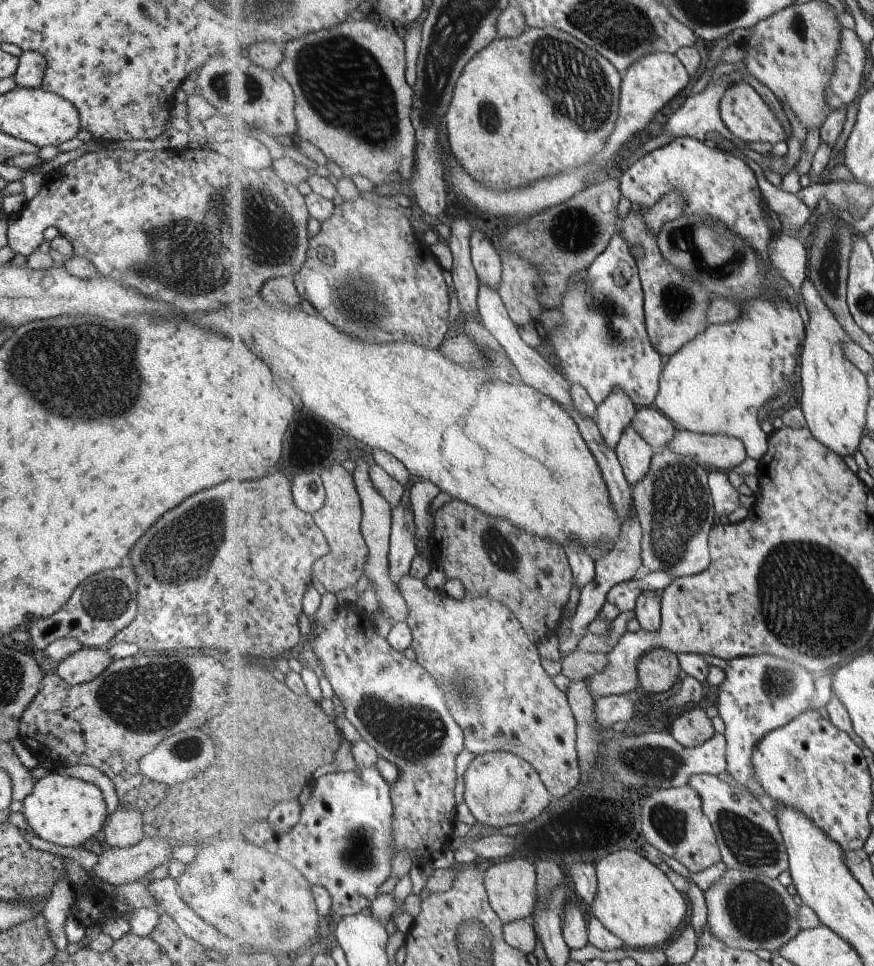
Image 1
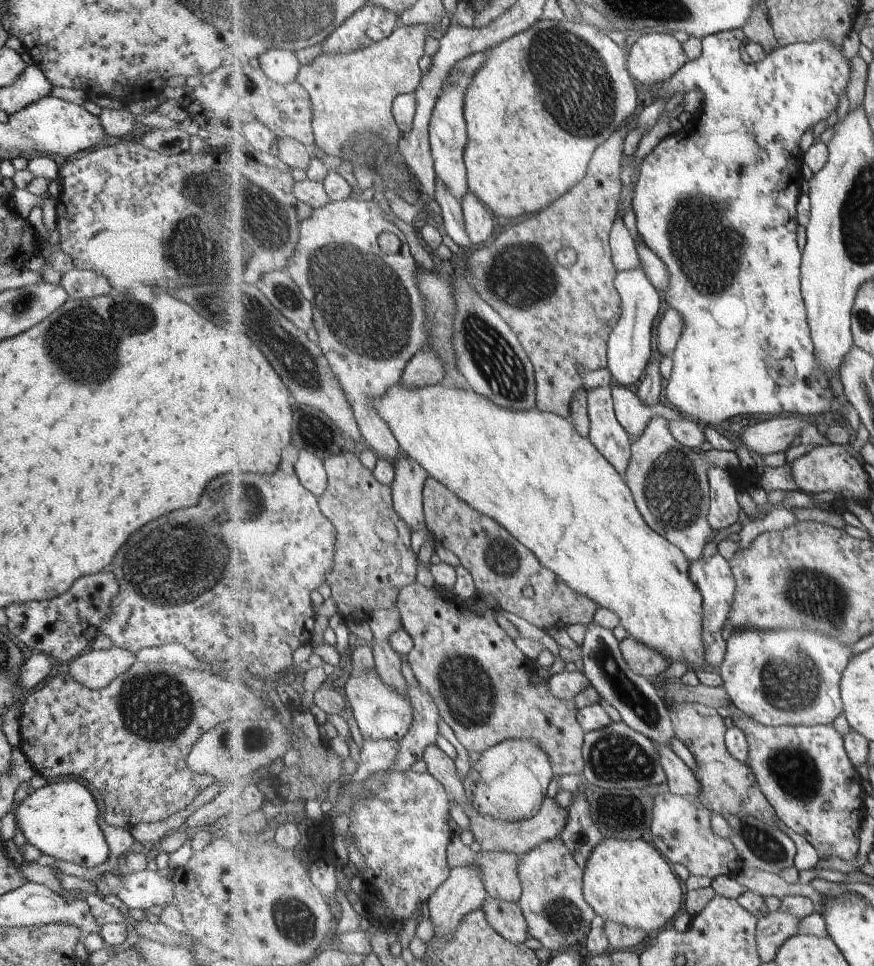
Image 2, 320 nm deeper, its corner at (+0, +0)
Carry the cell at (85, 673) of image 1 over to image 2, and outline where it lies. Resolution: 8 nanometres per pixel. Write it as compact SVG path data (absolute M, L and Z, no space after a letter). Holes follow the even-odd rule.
M121 647L88 648L68 663L68 673L80 685L97 690L105 688L135 661L134 653Z

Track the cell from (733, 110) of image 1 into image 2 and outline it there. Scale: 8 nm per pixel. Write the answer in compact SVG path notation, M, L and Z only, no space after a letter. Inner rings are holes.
M743 28L735 29L730 31L723 31L720 33L715 33L706 37L702 38L702 53L699 58L688 60L681 70L677 70L673 77L667 79L665 82L657 82L656 85L656 97L654 96L654 100L668 100L673 94L677 94L677 92L688 93L691 90L697 90L702 93L701 99L701 106L698 111L695 113L693 120L685 126L683 131L679 131L678 133L671 132L667 137L662 139L659 144L654 148L654 150L645 158L640 168L640 176L638 182L635 186L634 198L632 200L632 208L634 213L636 214L636 222L637 228L639 232L639 236L641 236L641 240L647 243L656 253L661 260L667 265L668 271L670 272L670 283L667 287L666 291L664 292L664 298L667 304L669 304L670 308L679 311L679 314L682 314L684 320L684 329L679 339L677 348L672 356L673 360L673 372L670 380L665 382L665 387L667 389L667 399L671 402L672 405L677 407L679 412L683 412L685 416L689 416L692 420L697 420L700 422L705 422L705 424L721 424L727 418L731 418L731 416L739 416L739 414L769 414L769 416L779 416L779 414L802 414L807 416L809 414L821 414L821 412L833 412L832 410L832 392L824 386L825 384L825 376L823 376L823 372L820 369L820 362L816 357L816 350L814 345L814 340L812 339L812 330L810 327L810 322L808 320L808 310L806 307L806 302L804 300L804 296L802 293L802 258L803 253L801 253L801 248L799 248L799 244L797 244L797 228L799 228L800 222L798 221L798 204L799 199L801 197L801 190L799 189L799 183L802 181L801 176L801 163L805 163L804 159L804 152L801 150L801 138L803 138L803 134L809 130L812 126L815 126L817 122L821 122L821 119L826 119L833 114L833 110L837 108L837 104L839 104L839 98L841 98L841 94L843 92L848 92L848 86L850 84L850 80L852 77L852 61L851 59L847 58L845 54L842 54L841 47L838 47L835 43L832 42L831 39L822 38L821 40L812 42L812 43L795 43L792 45L787 45L786 47L781 46L781 48L773 51L764 61L759 63L749 63L743 62L743 54L741 54L741 44L743 44L743 40L745 40L746 34ZM767 358L775 358L777 362L781 362L781 364L785 364L787 366L787 372L785 372L785 366L781 366L781 364L777 364L777 366L769 366L769 362L767 362ZM781 374L787 374L787 378L785 380L781 380Z

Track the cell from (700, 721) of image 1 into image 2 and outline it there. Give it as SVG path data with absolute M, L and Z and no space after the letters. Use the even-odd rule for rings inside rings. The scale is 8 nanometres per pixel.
M673 703L670 715L676 730L676 736L693 754L697 768L696 778L701 783L697 798L713 813L719 815L739 815L747 813L769 826L779 826L779 815L775 807L762 791L755 771L736 759L726 745L727 724L717 708L701 703Z

